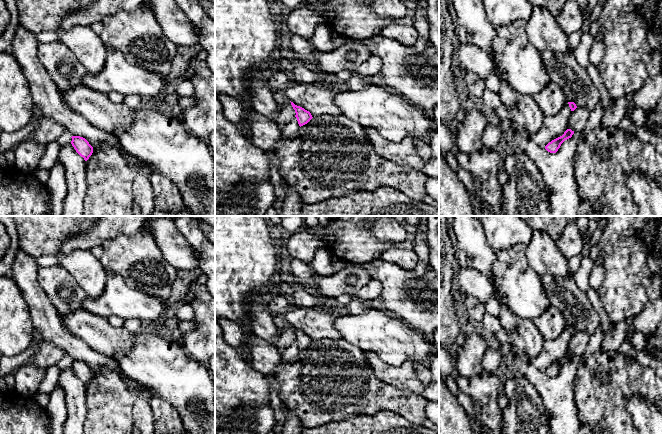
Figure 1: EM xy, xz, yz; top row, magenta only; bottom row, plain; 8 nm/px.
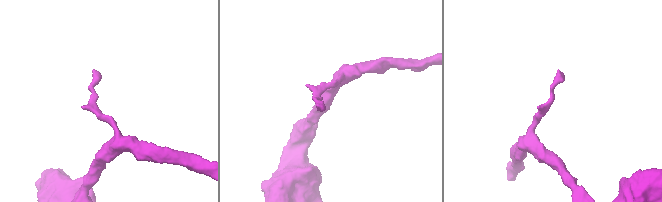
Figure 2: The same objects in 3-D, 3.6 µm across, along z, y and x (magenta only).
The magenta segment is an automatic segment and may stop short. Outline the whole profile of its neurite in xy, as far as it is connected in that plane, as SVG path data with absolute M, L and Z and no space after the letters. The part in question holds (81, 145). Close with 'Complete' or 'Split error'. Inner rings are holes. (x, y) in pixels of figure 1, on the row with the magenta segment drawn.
M72 136L71 144L76 150L76 152L84 158L85 161L89 159L89 157L93 153L93 147L89 144L89 142L80 136Z. Complete

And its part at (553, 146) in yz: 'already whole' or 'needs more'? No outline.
already whole

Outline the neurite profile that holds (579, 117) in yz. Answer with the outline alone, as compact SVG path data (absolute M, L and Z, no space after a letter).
M577 107L572 111L567 129L574 132L581 132L589 119L590 111L585 107Z

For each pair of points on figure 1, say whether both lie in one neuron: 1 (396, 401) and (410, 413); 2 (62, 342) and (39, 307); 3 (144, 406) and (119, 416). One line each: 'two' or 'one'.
1: one
2: one
3: two

